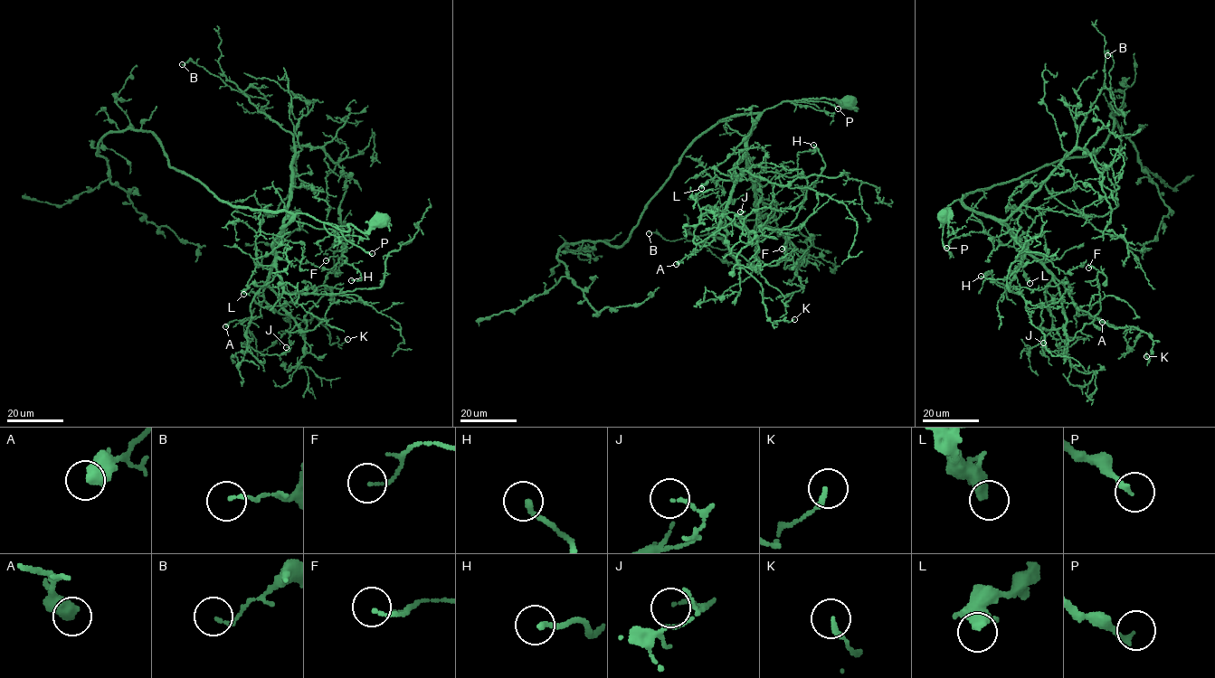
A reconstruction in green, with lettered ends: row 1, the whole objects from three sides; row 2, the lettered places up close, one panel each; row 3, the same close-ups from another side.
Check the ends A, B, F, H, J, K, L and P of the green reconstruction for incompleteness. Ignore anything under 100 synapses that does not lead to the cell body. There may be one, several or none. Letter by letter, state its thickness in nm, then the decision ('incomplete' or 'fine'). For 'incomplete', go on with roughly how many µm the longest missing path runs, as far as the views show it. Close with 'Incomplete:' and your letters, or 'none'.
A: calibre 550 nm; fine
B: calibre 110 nm; fine
F: calibre 100 nm; fine
H: calibre 190 nm; fine
J: calibre 110 nm; fine
K: calibre 180 nm; fine
L: calibre 440 nm; fine
P: calibre 190 nm; fine
Incomplete: none

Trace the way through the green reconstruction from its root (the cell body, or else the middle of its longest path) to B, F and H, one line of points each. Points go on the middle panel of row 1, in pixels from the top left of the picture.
B: (847, 102), (783, 101), (756, 119), (746, 141), (746, 159), (758, 218), (709, 234), (727, 249), (649, 233)
F: (847, 102), (766, 108), (735, 165), (725, 213), (753, 232), (759, 260), (792, 259), (782, 249)
H: (847, 102), (766, 108), (747, 167), (802, 174), (802, 203), (825, 166), (813, 145)

